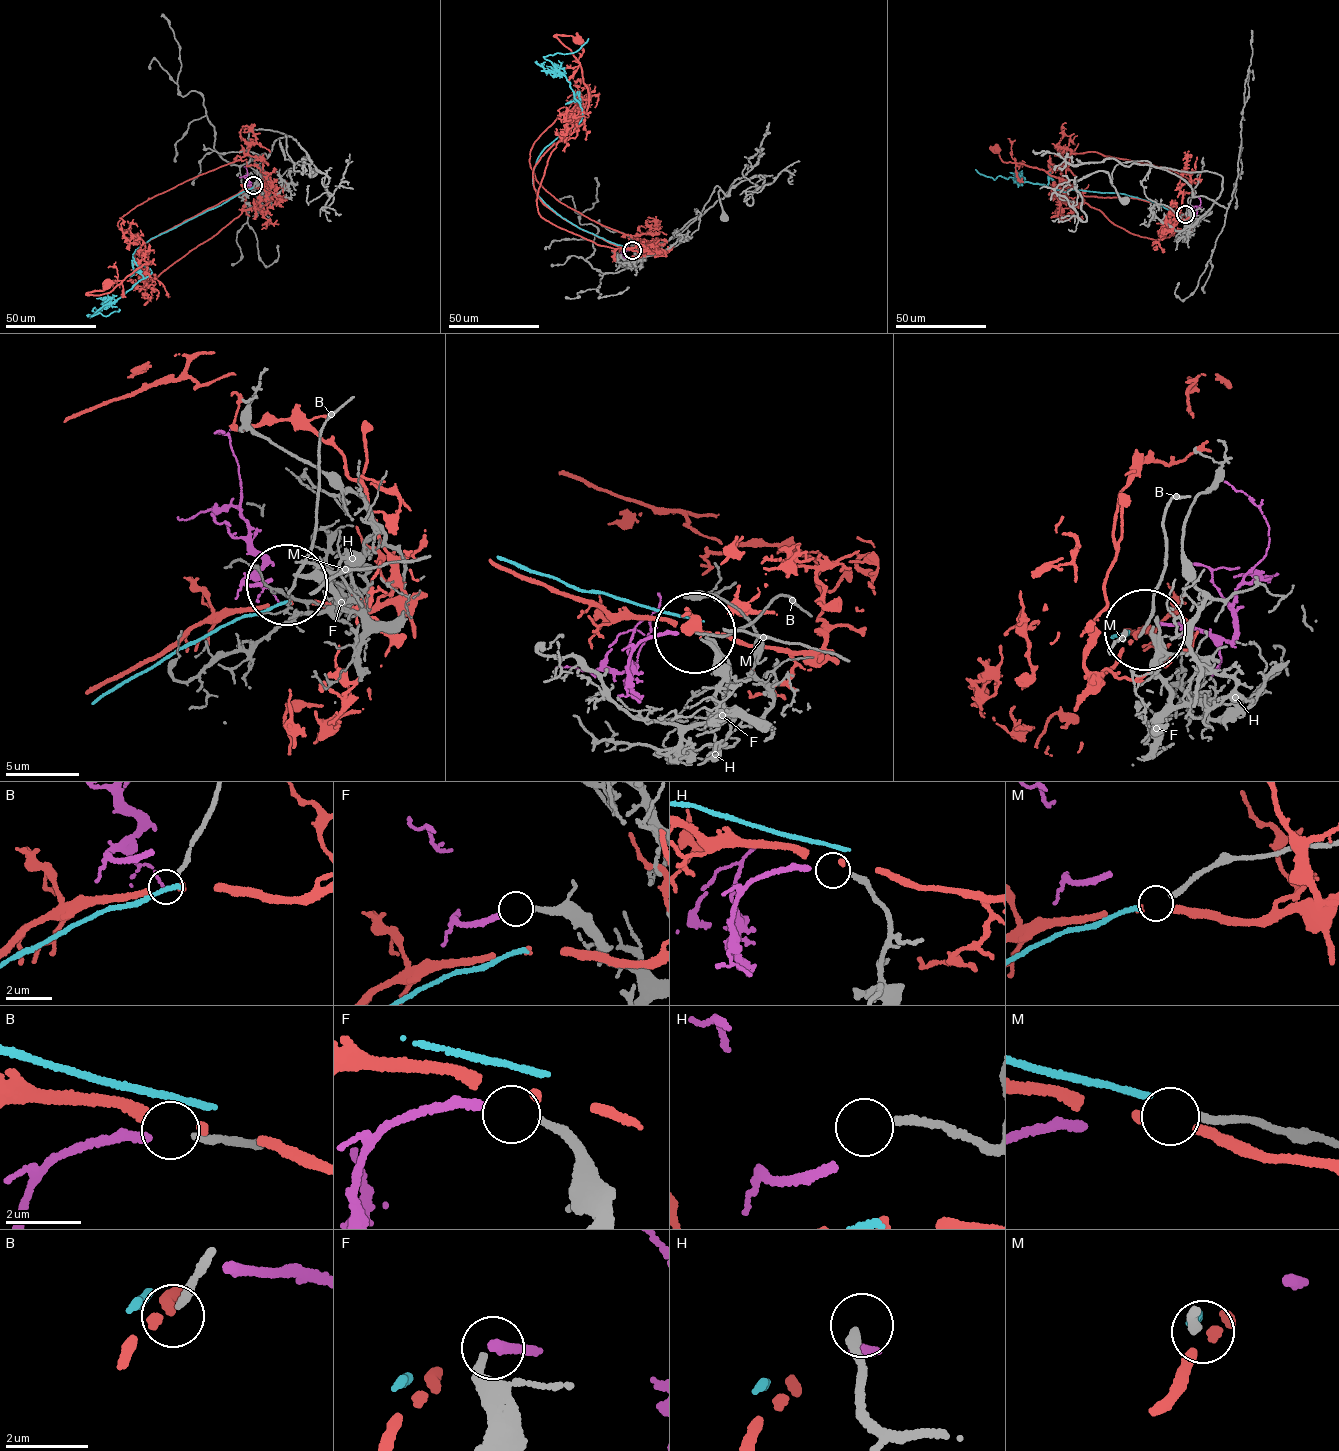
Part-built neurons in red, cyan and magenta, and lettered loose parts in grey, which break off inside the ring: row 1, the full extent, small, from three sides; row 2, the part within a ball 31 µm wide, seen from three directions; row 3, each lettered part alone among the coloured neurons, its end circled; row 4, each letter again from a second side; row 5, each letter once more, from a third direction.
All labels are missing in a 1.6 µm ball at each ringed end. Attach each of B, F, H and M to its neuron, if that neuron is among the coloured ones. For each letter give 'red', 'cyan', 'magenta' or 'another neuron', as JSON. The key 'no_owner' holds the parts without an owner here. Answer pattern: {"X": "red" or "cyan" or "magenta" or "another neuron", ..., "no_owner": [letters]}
{"B": "another neuron", "F": "magenta", "H": "another neuron", "M": "cyan", "no_owner": ["B", "H"]}

